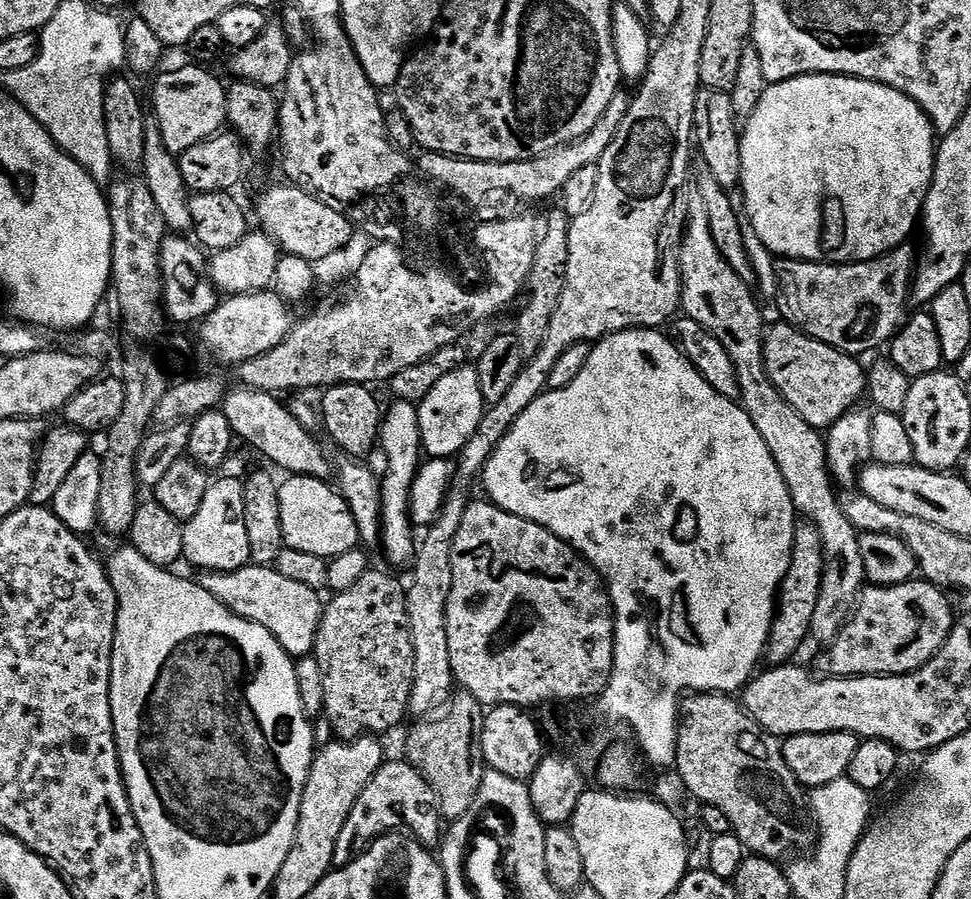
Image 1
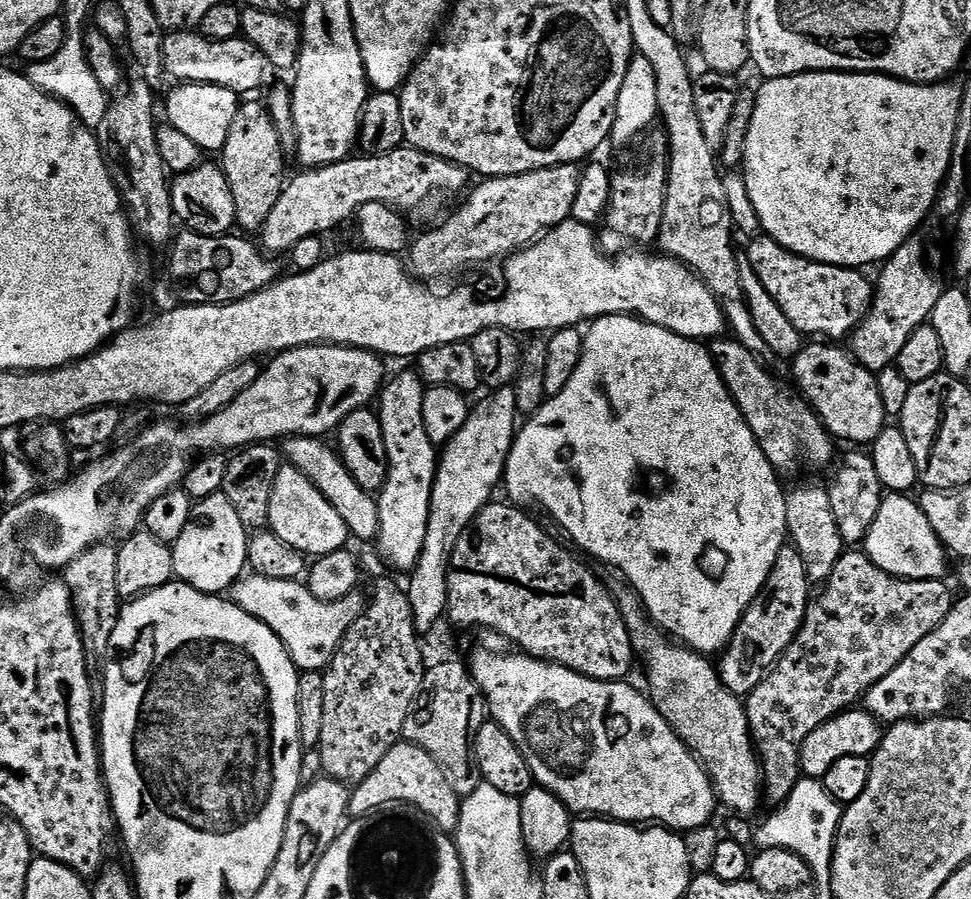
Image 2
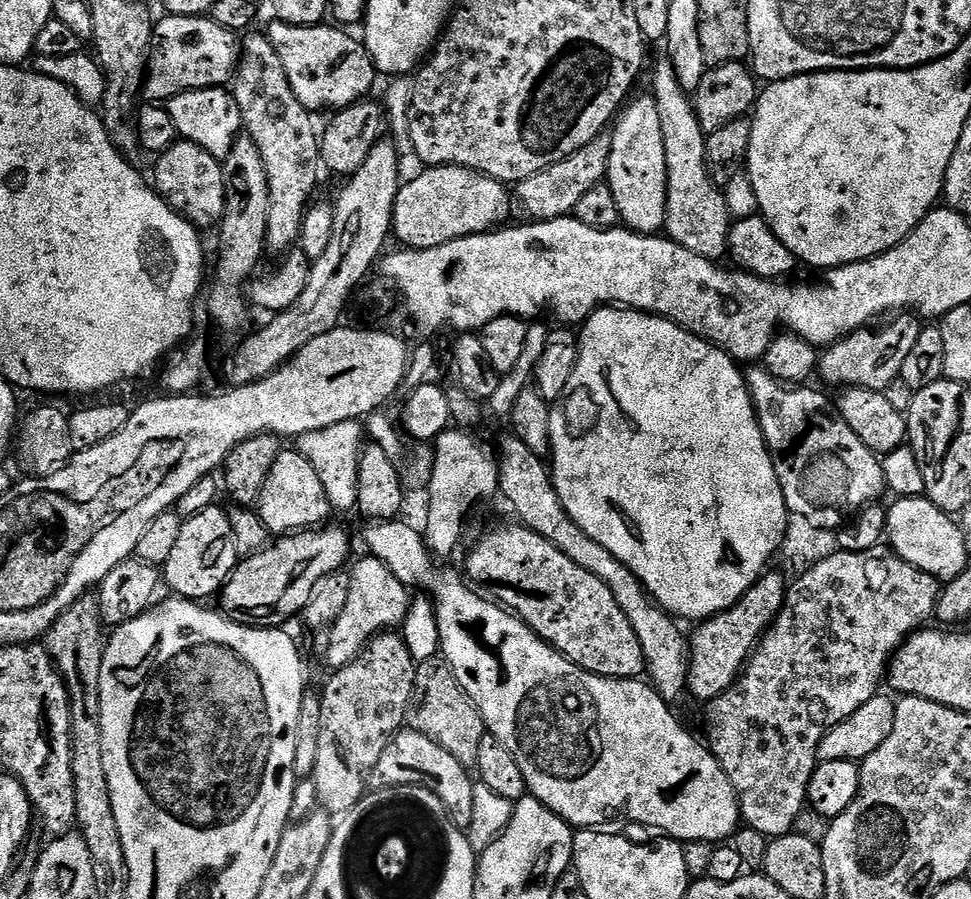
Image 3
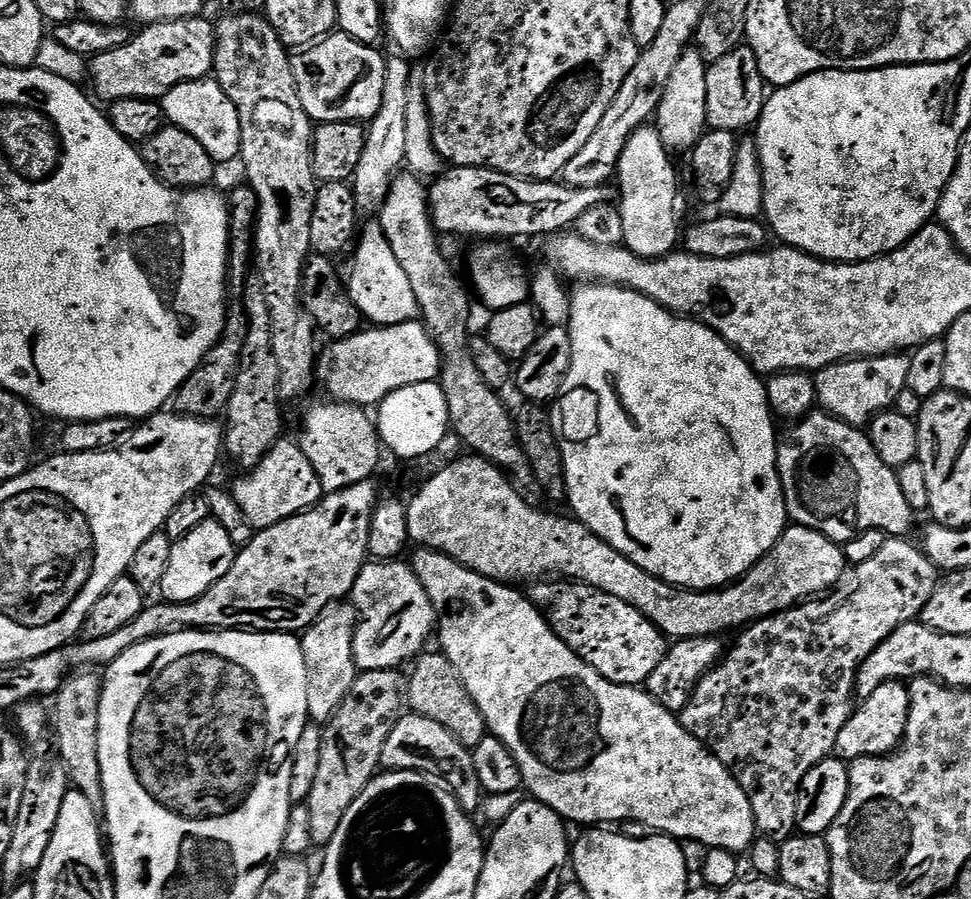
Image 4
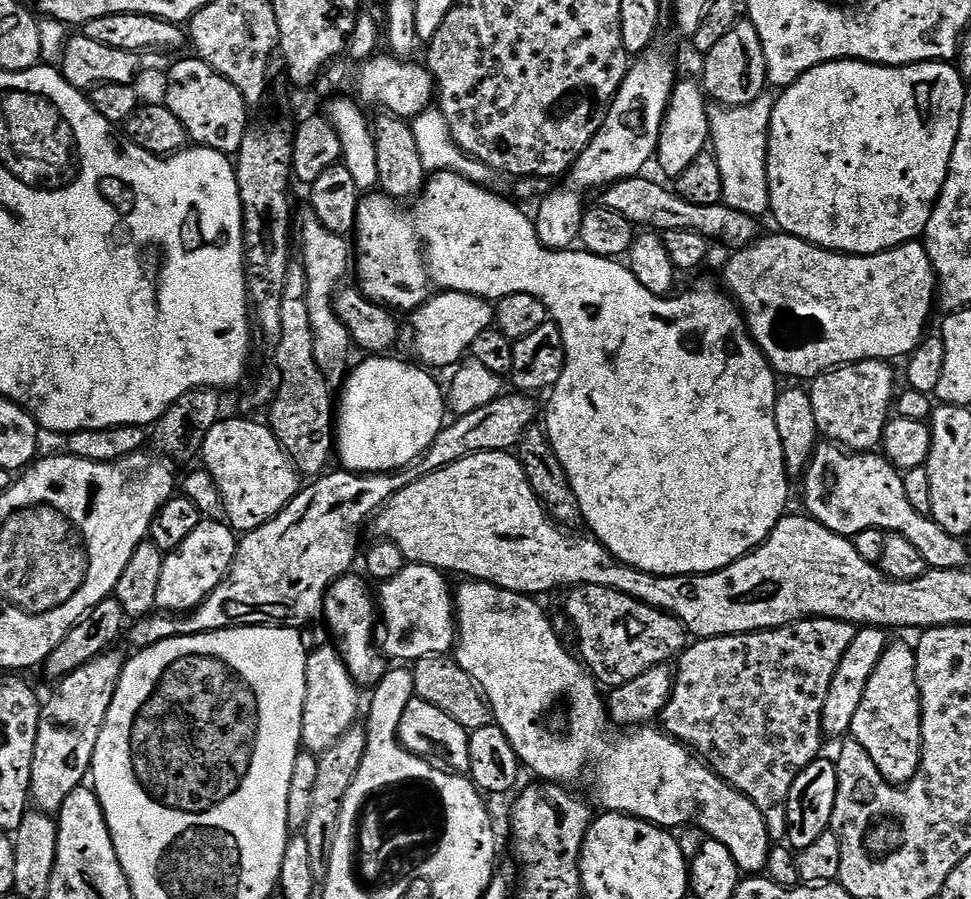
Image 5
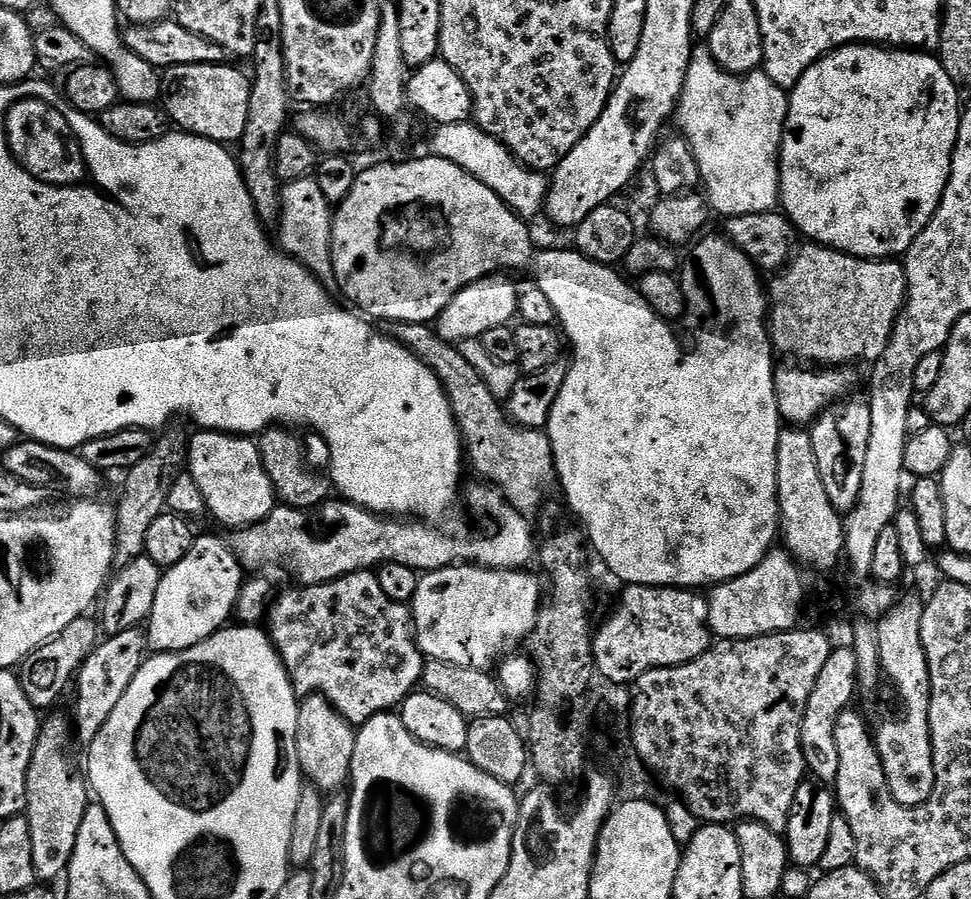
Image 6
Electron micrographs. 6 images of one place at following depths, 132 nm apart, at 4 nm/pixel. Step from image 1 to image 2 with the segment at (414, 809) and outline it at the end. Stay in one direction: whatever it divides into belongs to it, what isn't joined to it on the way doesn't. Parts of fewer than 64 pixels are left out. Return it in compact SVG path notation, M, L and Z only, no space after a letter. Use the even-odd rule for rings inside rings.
M401 742L386 750L386 758L370 770L361 784L351 789L348 802L349 813L353 817L368 816L381 811L385 806L412 804L422 810L436 824L437 828L452 834L460 827L460 806L462 798L450 786L448 775L438 766L438 762L422 746Z

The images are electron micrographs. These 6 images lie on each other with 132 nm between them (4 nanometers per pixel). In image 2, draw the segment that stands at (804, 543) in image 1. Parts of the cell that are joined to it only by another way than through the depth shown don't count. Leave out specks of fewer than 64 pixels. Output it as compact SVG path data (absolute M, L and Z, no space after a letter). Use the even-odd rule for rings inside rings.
M785 546L778 554L764 588L744 611L744 617L740 619L732 641L719 657L718 671L726 690L735 696L747 698L754 686L768 677L772 667L780 661L784 651L792 645L800 632L810 603L808 588L810 589L810 581L802 554L794 547Z

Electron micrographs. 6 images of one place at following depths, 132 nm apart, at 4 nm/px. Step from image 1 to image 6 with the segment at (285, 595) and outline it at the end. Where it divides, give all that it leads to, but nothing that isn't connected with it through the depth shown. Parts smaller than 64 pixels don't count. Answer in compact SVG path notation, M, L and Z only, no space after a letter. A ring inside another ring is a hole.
M453 562L446 568L423 573L410 601L412 627L420 651L428 660L450 662L454 666L467 668L491 669L492 663L495 665L505 654L519 649L516 647L519 644L521 647L534 630L542 603L542 580L537 576L532 570L482 568L471 562Z

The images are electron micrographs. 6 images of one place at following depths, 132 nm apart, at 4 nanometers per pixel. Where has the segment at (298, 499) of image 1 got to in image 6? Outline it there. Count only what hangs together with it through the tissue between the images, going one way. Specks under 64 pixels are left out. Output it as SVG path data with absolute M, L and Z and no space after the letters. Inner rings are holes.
M197 431L188 442L186 471L194 478L198 490L202 490L202 498L206 498L207 515L212 515L218 523L225 524L228 530L246 528L249 524L262 522L278 507L276 491L270 482L270 474L266 474L266 466L262 464L262 454L255 439L234 436L230 432Z

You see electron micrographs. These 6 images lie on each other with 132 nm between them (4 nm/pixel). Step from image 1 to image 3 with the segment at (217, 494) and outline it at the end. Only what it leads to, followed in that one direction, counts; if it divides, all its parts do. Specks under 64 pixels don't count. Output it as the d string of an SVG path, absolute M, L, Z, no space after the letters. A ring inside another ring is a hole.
M220 506L202 510L184 521L182 534L170 553L170 558L162 566L162 580L168 584L169 593L193 602L207 601L207 596L215 597L236 569L238 557L234 546L234 530L230 526L227 511Z

